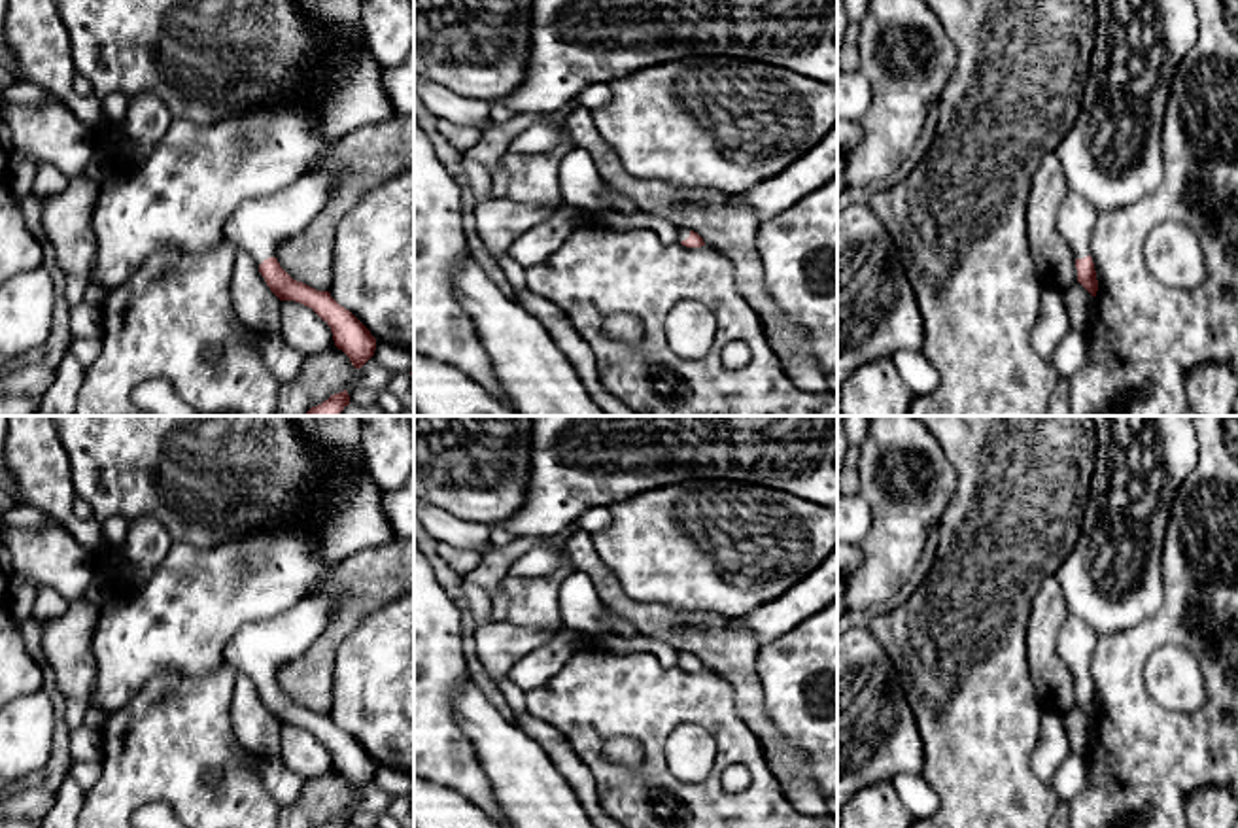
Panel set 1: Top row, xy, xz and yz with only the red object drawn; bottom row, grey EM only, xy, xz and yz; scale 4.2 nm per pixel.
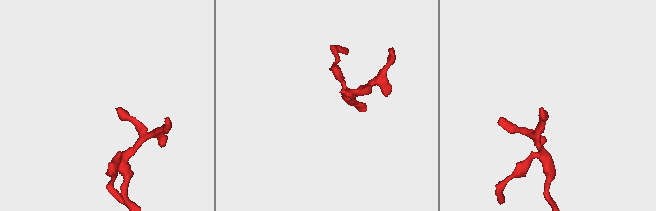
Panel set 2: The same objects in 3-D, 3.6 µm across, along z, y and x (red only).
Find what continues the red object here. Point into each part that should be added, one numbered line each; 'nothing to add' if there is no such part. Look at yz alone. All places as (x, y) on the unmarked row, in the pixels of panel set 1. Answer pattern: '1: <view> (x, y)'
1: yz (1076, 639)

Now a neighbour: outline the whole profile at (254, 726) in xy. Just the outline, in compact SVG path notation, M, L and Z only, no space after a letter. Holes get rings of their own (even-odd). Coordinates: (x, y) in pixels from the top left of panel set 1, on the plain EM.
M238 675L234 681L234 692L231 701L231 724L236 741L244 749L255 754L280 756L282 724L270 715L259 696L259 688L246 675Z

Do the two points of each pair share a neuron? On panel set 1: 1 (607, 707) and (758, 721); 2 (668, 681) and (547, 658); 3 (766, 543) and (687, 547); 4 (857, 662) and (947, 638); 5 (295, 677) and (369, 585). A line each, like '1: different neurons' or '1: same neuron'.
1: different neurons
2: different neurons
3: same neuron
4: different neurons
5: same neuron

